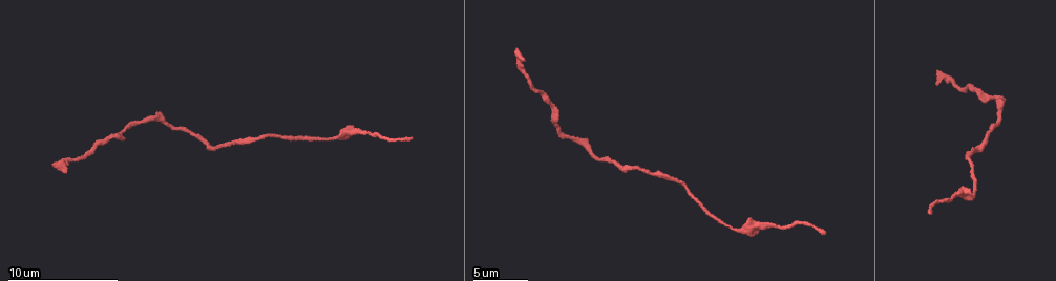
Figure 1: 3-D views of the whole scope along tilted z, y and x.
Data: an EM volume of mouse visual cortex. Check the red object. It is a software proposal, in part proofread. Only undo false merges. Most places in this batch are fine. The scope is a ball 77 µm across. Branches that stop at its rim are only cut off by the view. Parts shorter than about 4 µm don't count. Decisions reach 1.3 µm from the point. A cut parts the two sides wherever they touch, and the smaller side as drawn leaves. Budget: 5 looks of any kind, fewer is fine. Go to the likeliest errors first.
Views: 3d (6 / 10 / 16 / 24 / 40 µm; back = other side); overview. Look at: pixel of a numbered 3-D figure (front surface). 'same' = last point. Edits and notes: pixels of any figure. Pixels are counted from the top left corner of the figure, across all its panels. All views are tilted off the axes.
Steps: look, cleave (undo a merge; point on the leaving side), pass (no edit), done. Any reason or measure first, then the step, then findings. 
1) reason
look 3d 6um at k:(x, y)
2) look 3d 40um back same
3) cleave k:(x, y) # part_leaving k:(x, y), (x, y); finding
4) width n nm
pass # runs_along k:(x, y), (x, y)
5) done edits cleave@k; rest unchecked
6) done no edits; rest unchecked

calibre changes
look 3d 10um at 1:(764, 226)

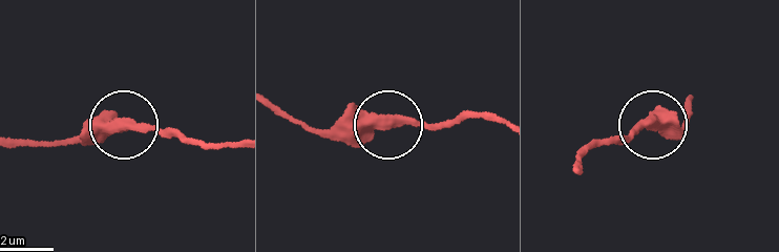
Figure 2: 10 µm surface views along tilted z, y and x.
look 3d 6um at 2:(125, 125)

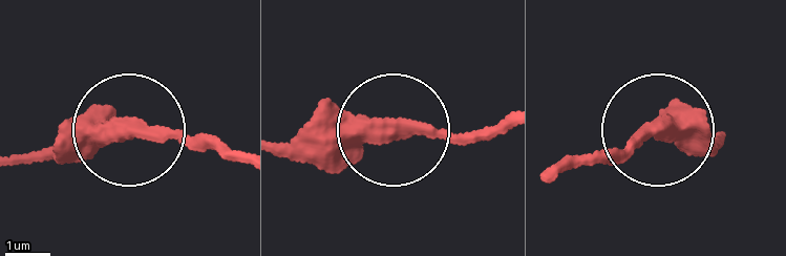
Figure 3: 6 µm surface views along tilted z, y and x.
pass # runs_along 3:(20, 157), (83, 156), (130, 129), (221, 145); continuous, no second neuron

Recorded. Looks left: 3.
sudden change in width
look 3d 10um at 1:(998, 114)

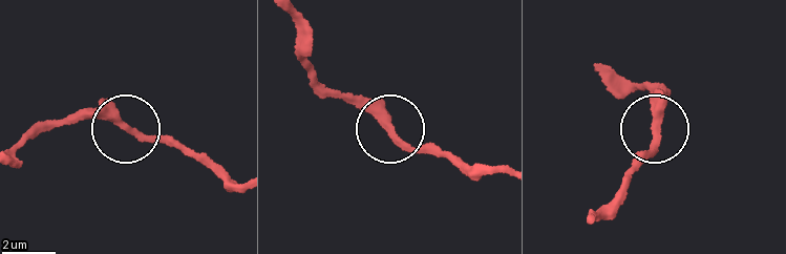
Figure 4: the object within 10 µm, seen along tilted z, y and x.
look 3d 10um back at 4:(658, 128)

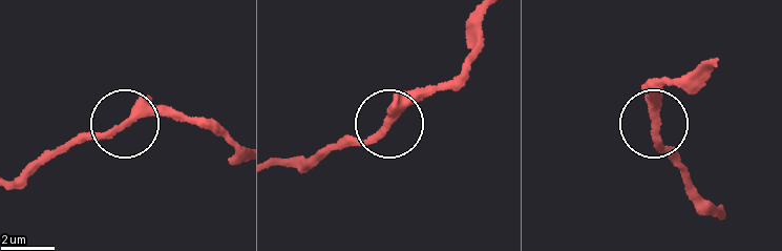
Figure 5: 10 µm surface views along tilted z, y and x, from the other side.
pass # runs_along 5:(275, 163), (377, 140), (404, 108), (460, 80); one neuron here

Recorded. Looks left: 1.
look 3d 16um at 1:(641, 168)

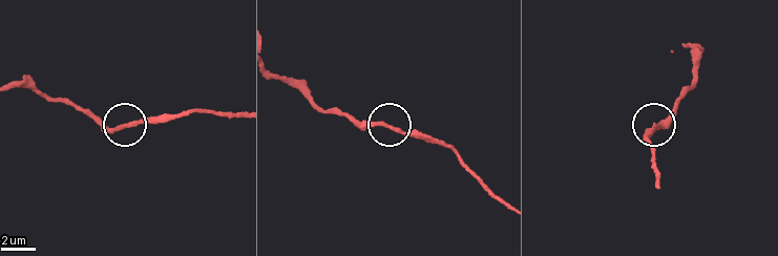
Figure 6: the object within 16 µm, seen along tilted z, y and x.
width 230 nm
pass # all the same neuron

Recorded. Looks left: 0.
done no edits; rest unchecked

